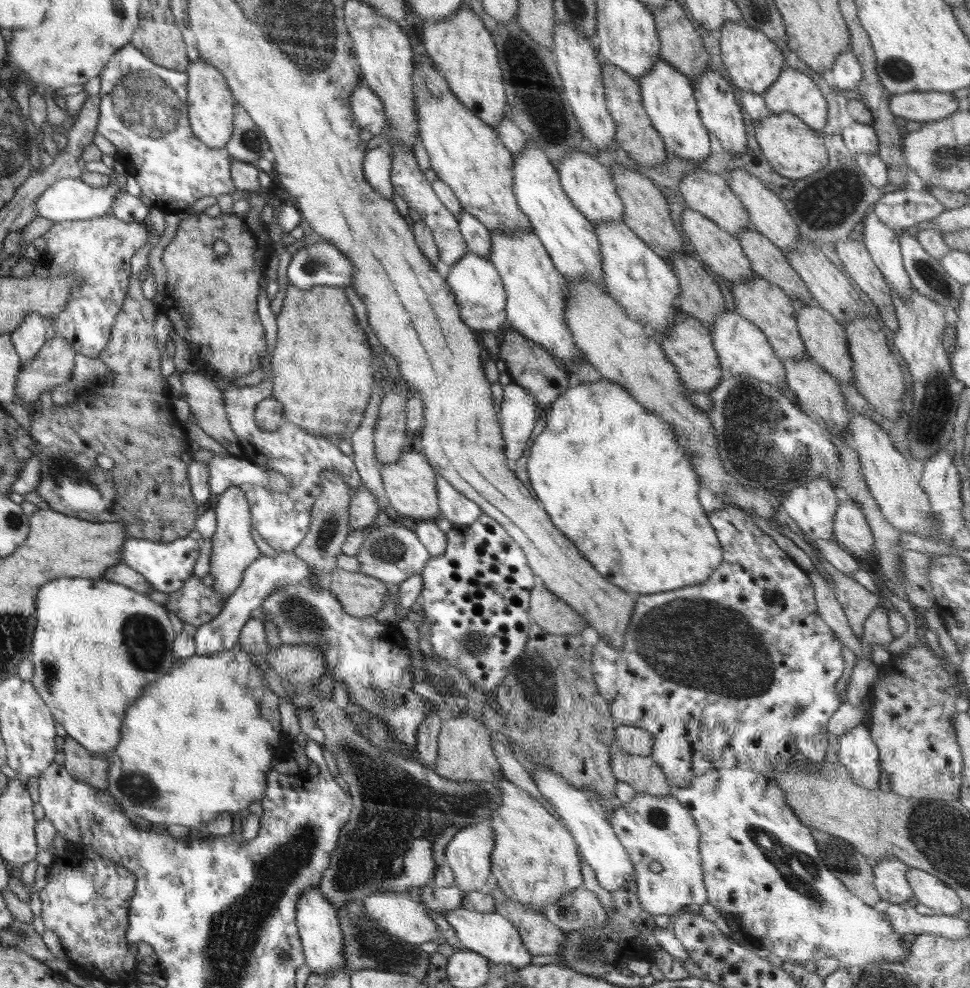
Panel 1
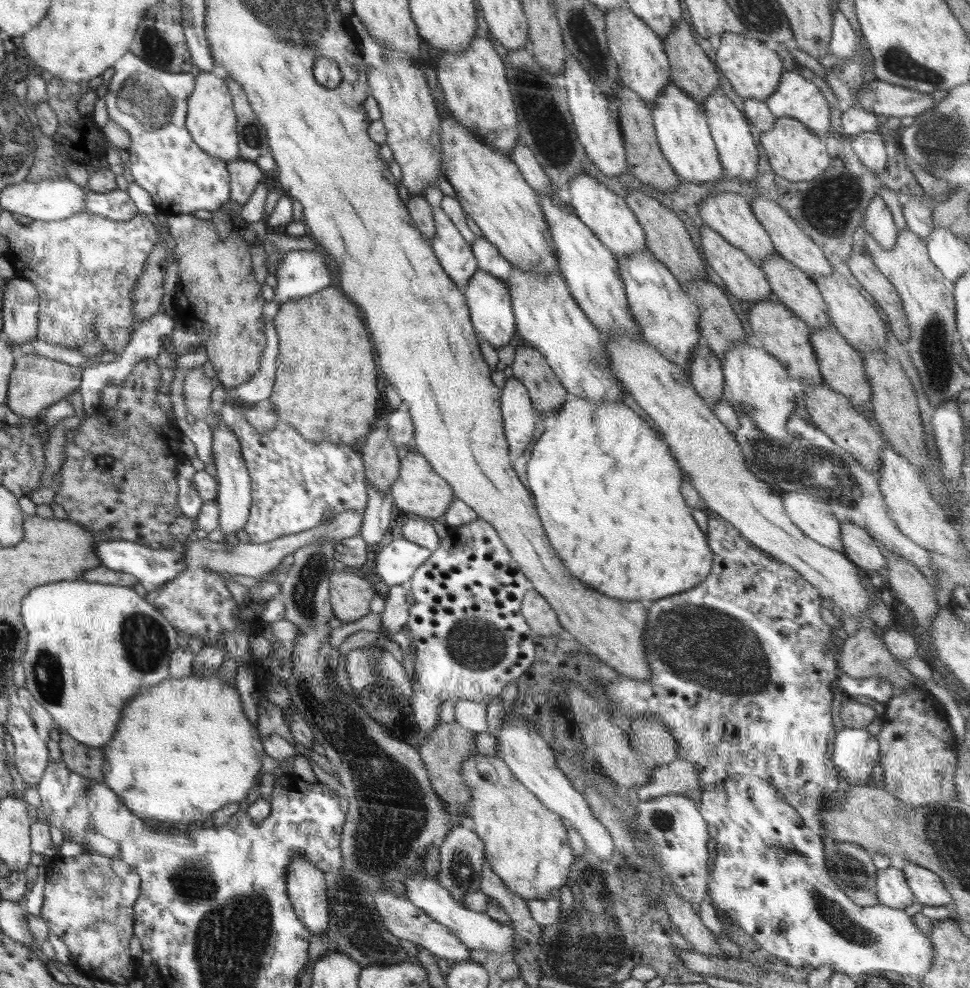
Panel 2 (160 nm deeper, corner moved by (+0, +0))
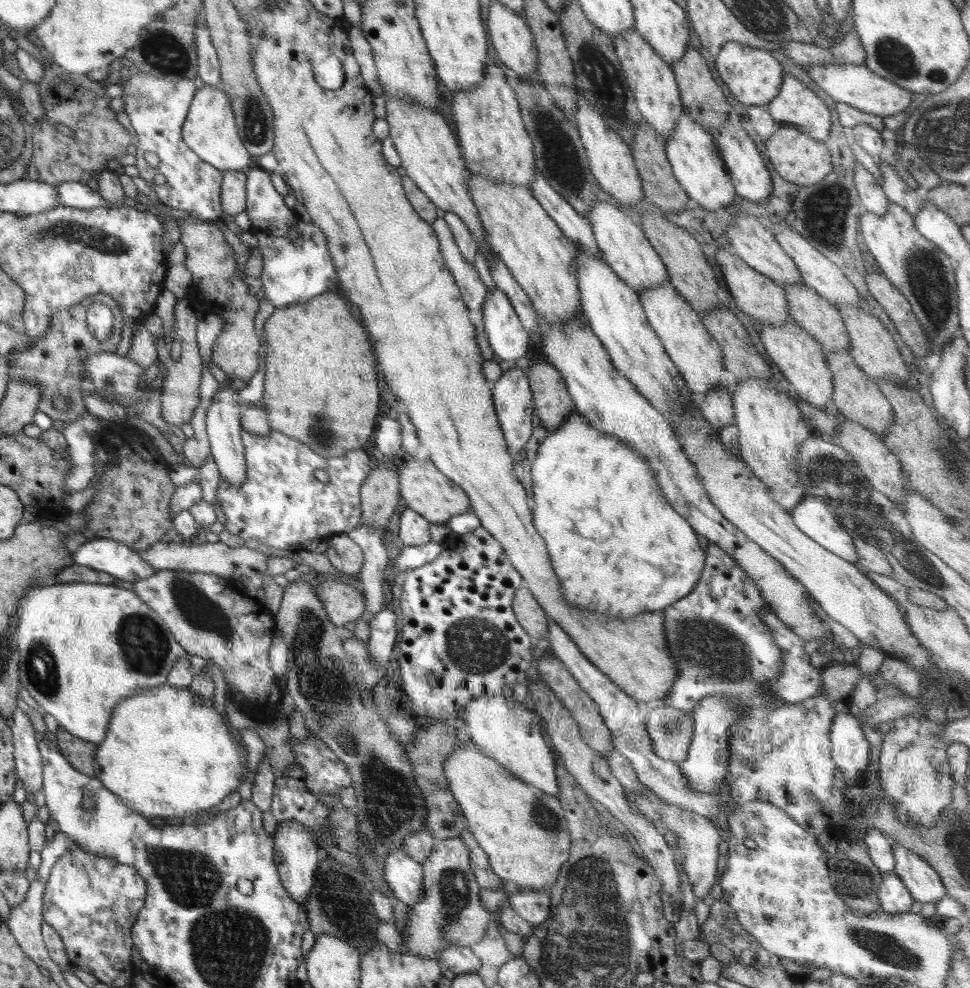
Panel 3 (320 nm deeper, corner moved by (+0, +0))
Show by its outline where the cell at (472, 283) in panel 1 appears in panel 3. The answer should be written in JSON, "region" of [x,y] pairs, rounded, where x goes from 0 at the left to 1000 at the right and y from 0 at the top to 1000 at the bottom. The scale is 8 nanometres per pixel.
{"region":[[[511,291],[500,300],[496,312],[503,346],[509,359],[532,366],[545,356],[547,342],[541,335],[526,303]]]}

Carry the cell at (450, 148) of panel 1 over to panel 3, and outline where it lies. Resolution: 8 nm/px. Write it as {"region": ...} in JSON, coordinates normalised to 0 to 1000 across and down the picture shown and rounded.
{"region":[[[481,168],[478,176],[485,184],[484,195],[488,200],[497,230],[501,232],[502,244],[506,252],[520,264],[528,279],[540,293],[552,316],[563,326],[589,324],[593,318],[599,318],[599,300],[595,284],[596,253],[591,245],[581,239],[573,225],[561,214],[547,191],[523,184],[512,186],[506,180],[500,180],[492,174],[487,174]]]}

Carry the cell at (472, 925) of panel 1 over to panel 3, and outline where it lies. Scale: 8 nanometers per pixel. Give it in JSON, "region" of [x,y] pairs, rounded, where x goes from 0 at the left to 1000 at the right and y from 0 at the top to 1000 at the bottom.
{"region":[[[416,859],[402,861],[395,870],[396,891],[404,902],[404,910],[411,918],[430,914],[436,906],[436,879],[425,870]]]}

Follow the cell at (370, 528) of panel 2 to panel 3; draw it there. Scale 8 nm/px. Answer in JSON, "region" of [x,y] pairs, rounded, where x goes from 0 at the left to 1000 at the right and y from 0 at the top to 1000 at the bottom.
{"region":[[[373,530],[358,538],[358,541],[371,553],[376,564],[375,573],[368,584],[377,607],[376,617],[384,619],[386,624],[401,611],[397,607],[395,597],[395,592],[401,586],[401,565],[394,550],[395,540],[396,536],[389,534],[387,530]]]}

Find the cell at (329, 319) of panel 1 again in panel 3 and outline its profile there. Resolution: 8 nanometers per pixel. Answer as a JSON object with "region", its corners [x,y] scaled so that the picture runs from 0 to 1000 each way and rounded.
{"region":[[[344,294],[336,295],[315,306],[286,311],[272,327],[270,334],[274,338],[274,376],[272,377],[272,396],[267,411],[270,411],[275,417],[279,435],[292,437],[299,443],[311,446],[311,449],[319,450],[324,457],[335,464],[355,462],[359,456],[371,454],[375,451],[388,436],[388,421],[390,421],[390,409],[392,409],[390,383],[393,380],[378,335],[355,300]]]}

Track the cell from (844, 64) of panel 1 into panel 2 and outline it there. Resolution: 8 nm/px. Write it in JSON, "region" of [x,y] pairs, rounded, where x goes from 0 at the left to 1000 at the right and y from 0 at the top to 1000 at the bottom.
{"region":[[[861,8],[859,14],[859,29],[854,51],[861,57],[864,65],[880,57],[884,51],[884,34],[864,8]]]}

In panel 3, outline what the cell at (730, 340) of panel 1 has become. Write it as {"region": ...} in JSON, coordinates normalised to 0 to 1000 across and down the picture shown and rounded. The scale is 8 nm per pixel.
{"region":[[[792,383],[762,385],[755,394],[758,430],[762,435],[763,464],[792,494],[798,506],[810,518],[818,514],[832,499],[829,489],[822,481],[823,452],[834,441],[835,433],[825,414],[814,402],[802,396]]]}

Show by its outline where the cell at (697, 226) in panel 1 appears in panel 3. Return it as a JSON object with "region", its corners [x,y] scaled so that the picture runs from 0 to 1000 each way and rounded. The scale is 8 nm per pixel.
{"region":[[[752,248],[749,251],[743,251],[738,254],[738,263],[744,272],[745,280],[756,300],[758,309],[761,310],[767,318],[776,320],[784,326],[784,330],[805,330],[813,322],[813,308],[807,289],[800,287],[785,275],[777,273],[769,267],[761,257],[758,257],[756,251]]]}

